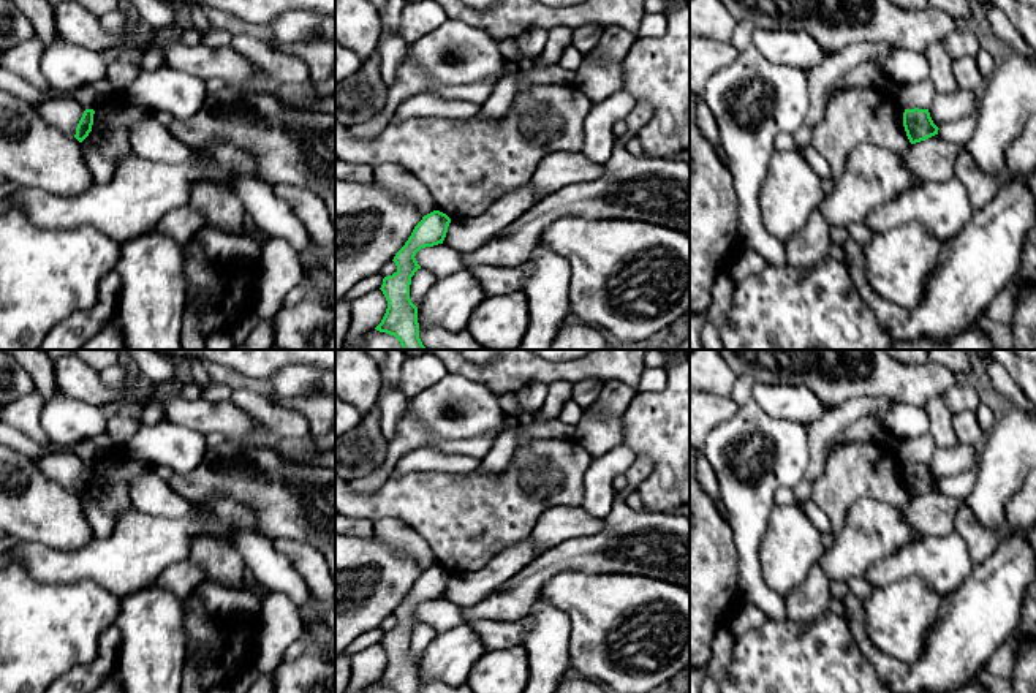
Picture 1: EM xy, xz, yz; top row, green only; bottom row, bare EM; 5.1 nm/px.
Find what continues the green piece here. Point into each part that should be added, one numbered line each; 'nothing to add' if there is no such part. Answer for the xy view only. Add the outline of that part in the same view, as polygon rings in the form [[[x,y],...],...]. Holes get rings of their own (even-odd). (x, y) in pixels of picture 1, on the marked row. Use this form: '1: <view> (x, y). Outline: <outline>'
nothing to add

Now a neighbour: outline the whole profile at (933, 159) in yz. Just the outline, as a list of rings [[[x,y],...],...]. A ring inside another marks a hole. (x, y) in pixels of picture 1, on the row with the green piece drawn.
[[[935,134],[925,141],[911,144],[903,157],[906,168],[921,182],[946,182],[954,177],[955,158],[962,152],[966,152],[965,144],[947,142]]]

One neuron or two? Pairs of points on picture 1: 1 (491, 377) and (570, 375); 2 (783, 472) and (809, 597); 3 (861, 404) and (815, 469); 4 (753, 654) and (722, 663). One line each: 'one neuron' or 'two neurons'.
1: one neuron
2: two neurons
3: one neuron
4: two neurons

